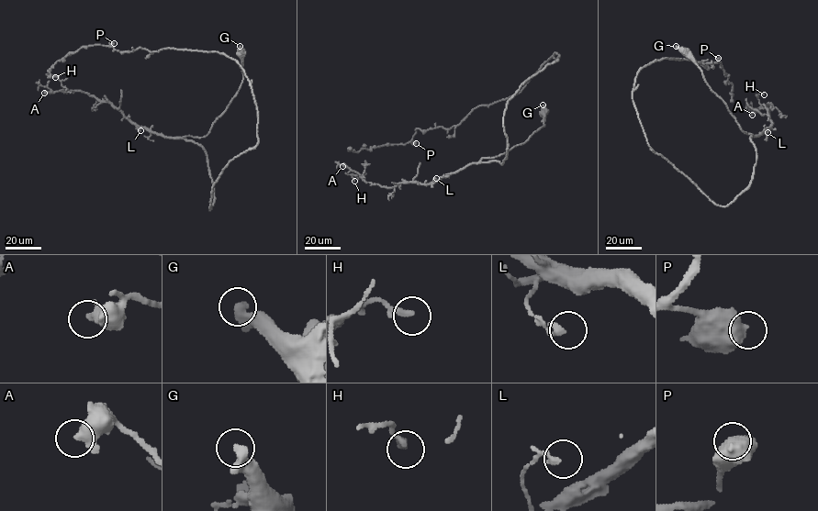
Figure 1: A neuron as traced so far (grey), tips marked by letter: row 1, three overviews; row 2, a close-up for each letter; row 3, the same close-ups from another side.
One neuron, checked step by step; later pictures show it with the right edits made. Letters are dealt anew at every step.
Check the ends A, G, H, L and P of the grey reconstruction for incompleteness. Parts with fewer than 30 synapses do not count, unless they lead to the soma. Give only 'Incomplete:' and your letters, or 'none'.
Incomplete: none

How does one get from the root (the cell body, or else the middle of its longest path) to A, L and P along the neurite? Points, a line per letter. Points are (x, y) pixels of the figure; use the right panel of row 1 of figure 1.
A: (684, 51), (744, 132), (754, 136), (770, 127), (767, 110), (772, 105), (761, 106), (752, 115)
L: (684, 51), (700, 69), (707, 85), (726, 105), (743, 131), (754, 136), (769, 128), (767, 132)
P: (684, 51), (756, 149), (750, 184), (723, 206), (654, 151), (633, 98), (651, 62), (707, 68), (718, 58)

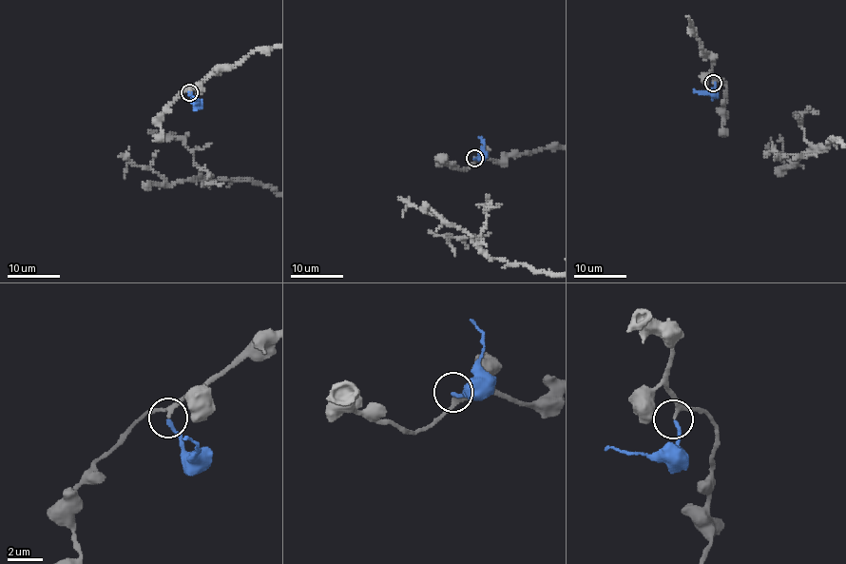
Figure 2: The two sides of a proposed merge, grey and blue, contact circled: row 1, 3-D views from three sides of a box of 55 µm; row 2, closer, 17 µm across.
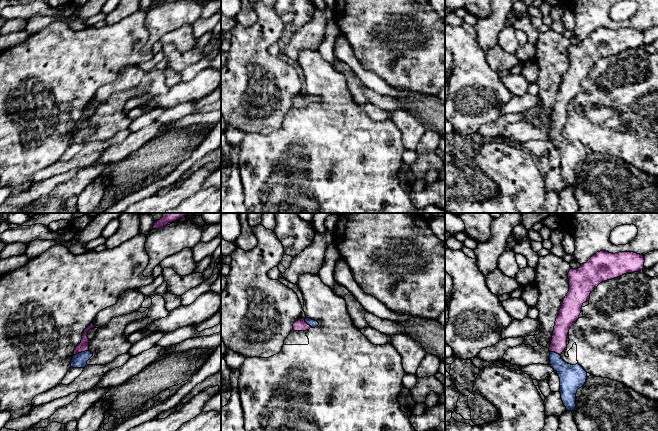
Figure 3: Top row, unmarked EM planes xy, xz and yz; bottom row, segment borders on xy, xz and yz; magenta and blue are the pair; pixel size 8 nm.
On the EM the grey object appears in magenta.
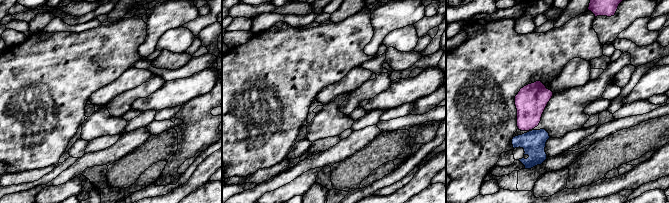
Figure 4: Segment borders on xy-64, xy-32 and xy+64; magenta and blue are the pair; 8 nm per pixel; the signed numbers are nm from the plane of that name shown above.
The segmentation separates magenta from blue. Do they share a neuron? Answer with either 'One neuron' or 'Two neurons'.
One neuron

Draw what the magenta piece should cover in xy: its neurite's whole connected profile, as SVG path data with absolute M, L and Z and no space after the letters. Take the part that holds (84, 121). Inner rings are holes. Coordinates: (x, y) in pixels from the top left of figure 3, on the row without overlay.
M91 99L83 108L81 119L75 123L74 132L71 137L71 143L73 144L85 144L87 137L93 132L89 127L90 116L87 113L87 109L90 105L94 104L94 100Z

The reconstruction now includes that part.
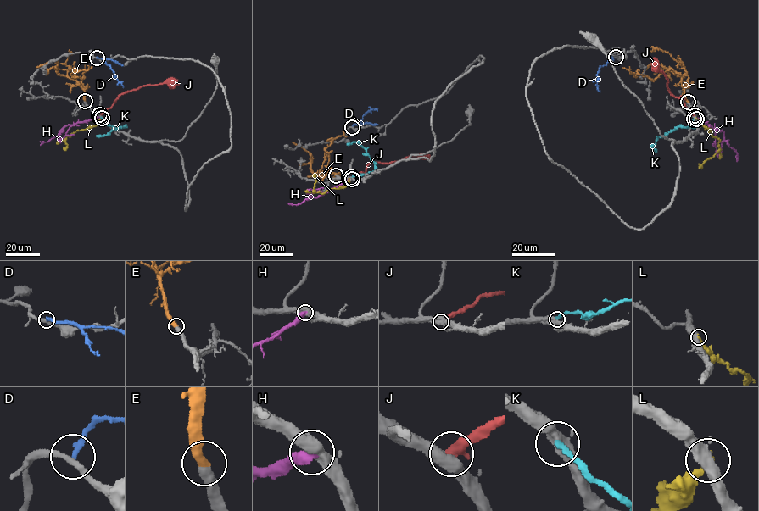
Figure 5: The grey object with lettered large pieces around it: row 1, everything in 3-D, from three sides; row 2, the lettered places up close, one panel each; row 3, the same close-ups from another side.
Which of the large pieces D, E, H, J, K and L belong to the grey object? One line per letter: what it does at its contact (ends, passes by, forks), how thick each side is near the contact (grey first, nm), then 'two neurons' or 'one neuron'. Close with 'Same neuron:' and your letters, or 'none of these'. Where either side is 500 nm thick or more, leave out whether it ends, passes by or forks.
D: it ends | 280/240 nm | two neurons
E: it ends | 440/440 nm | one neuron
H: 600/460 nm | two neurons
J: 550/440 nm | two neurons
K: 500/240 nm | two neurons
L: 500/280 nm | two neurons
Same neuron: E

